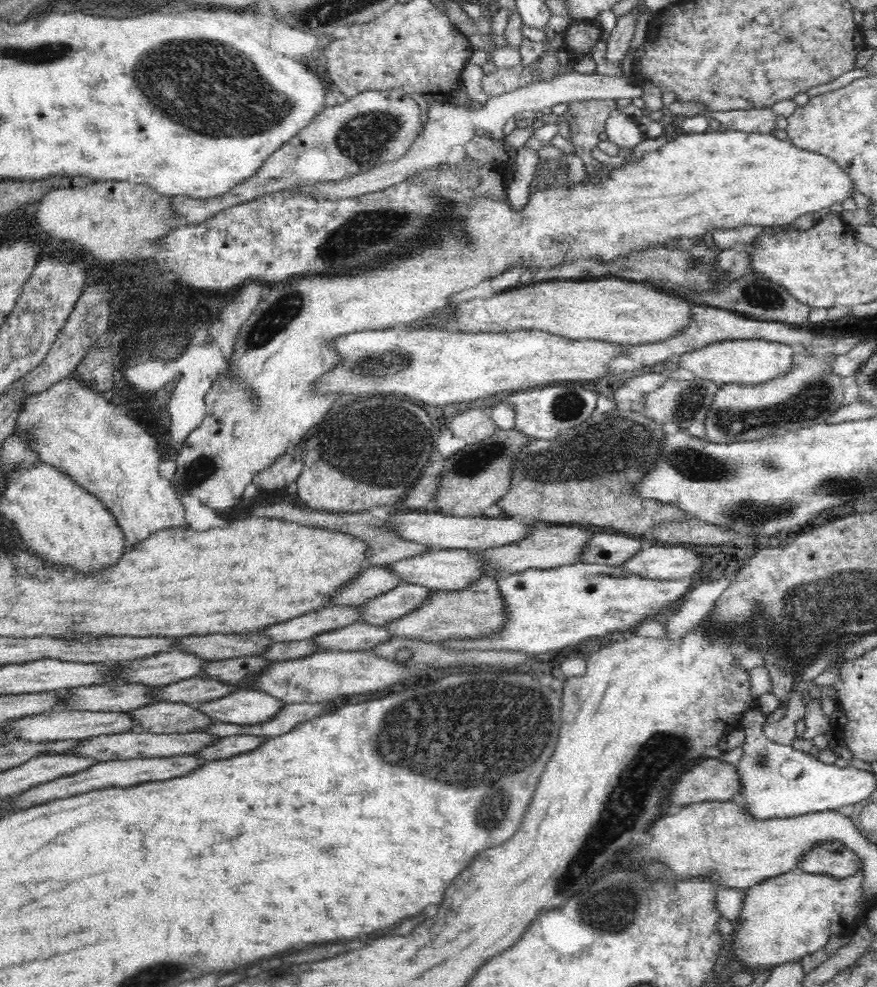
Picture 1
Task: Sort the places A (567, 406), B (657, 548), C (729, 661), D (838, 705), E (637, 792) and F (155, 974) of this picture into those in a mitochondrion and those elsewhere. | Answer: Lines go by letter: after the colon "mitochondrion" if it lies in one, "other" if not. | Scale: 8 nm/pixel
A: mitochondrion
B: other
C: other
D: other
E: mitochondrion
F: mitochondrion

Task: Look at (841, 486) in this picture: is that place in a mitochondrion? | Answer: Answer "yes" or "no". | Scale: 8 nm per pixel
yes

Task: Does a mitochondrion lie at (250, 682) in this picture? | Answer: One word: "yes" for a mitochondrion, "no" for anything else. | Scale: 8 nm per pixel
no

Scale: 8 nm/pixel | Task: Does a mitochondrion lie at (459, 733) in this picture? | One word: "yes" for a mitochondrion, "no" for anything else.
yes

